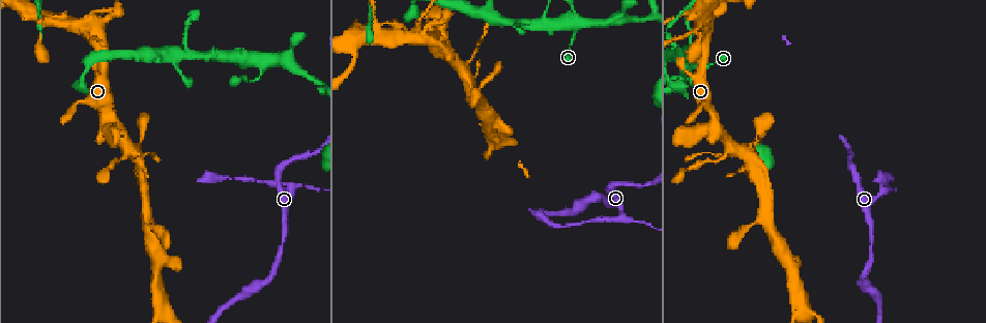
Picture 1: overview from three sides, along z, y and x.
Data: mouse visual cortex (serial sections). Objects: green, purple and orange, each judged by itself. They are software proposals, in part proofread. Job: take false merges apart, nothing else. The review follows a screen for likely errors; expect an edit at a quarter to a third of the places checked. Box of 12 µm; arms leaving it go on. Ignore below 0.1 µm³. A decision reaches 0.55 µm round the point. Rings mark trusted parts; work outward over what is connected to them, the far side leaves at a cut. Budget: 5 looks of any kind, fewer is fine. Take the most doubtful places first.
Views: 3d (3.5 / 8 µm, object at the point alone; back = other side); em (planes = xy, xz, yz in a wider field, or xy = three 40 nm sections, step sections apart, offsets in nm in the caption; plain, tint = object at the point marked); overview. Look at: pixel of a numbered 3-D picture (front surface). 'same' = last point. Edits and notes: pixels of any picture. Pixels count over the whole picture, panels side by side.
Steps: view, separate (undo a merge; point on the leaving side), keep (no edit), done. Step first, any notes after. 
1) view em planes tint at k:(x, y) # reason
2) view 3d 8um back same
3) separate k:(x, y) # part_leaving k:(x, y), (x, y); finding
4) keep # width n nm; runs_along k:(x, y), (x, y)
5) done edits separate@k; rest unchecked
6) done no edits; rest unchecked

view 3d 8um at 1:(260, 72) # abrupt turn

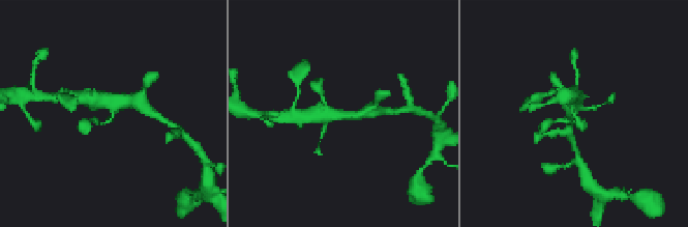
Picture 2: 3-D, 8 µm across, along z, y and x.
view em xy step 1 tint at 2:(112, 114)

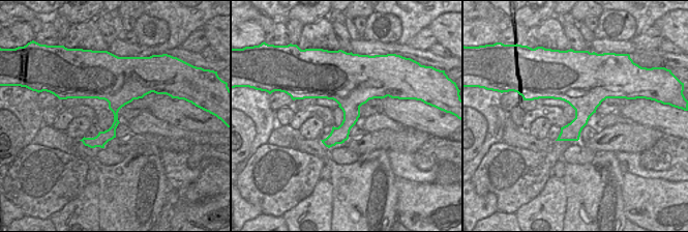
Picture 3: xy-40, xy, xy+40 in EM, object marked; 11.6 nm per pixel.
keep # width 360 nm; continuous, no second cell

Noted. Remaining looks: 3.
view 3d 8um back at 1:(296, 185) # side arm on a straight run

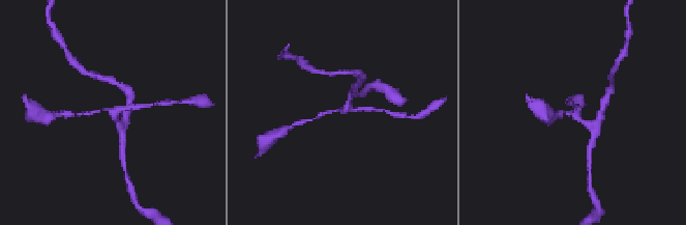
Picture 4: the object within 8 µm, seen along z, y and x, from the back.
view em planes tint at 4:(109, 108) # arms 3; arm_widths 150, 200, 250 nm

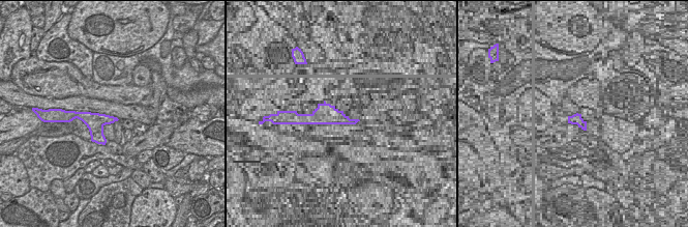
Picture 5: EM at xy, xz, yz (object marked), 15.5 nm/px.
separate 4:(137, 107) # width 300 nm; part_leaving 4:(118, 109), (160, 103); a second cell is stuck on

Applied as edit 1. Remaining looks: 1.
done edits separate@4; rest unchecked

